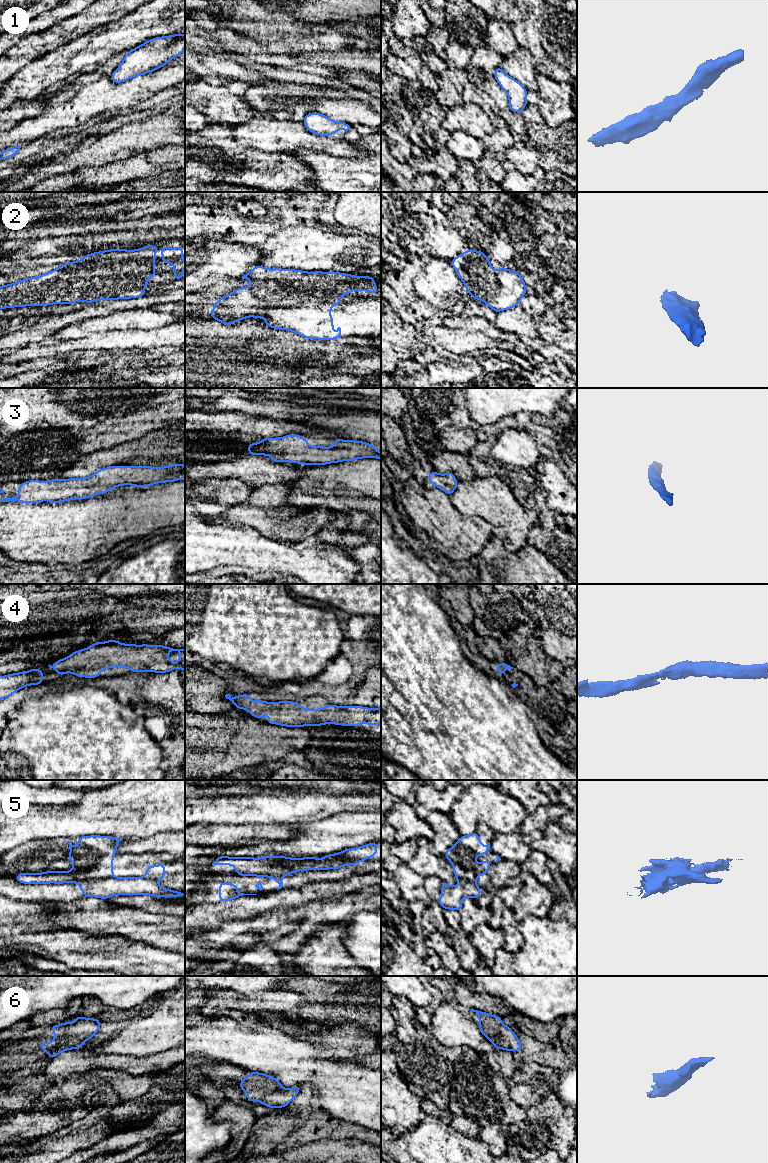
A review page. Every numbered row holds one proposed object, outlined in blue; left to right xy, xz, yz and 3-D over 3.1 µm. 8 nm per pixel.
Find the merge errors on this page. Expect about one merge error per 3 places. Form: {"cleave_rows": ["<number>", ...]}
{"cleave_rows": ["5"]}

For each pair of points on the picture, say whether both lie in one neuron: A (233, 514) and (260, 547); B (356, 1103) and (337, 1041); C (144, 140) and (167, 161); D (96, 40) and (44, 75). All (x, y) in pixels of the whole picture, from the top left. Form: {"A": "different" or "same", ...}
{"A": "different", "B": "different", "C": "different", "D": "same"}

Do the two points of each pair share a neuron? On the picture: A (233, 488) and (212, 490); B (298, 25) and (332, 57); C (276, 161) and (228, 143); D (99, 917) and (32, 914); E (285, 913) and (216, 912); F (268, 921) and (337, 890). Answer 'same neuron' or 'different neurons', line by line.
A: same neuron
B: different neurons
C: same neuron
D: different neurons
E: different neurons
F: different neurons

